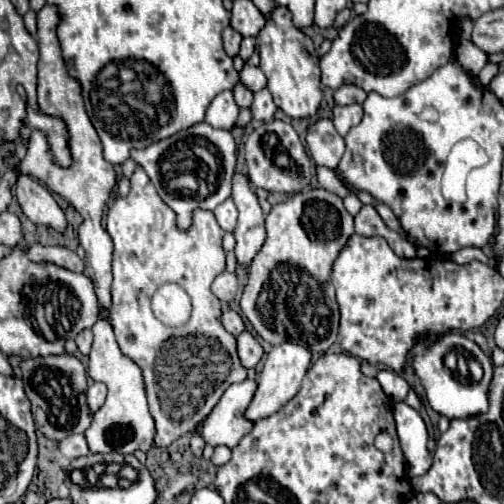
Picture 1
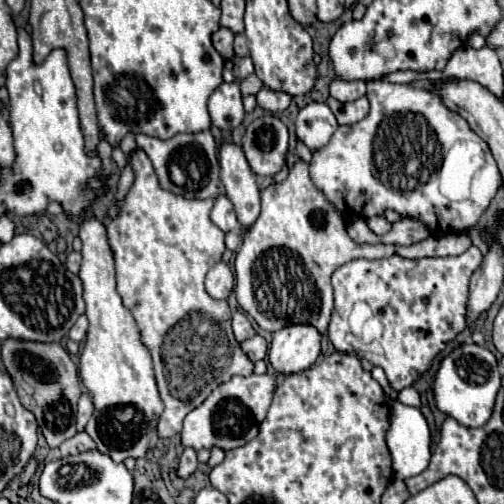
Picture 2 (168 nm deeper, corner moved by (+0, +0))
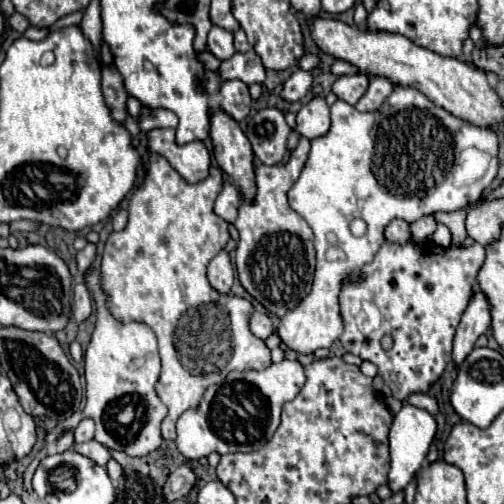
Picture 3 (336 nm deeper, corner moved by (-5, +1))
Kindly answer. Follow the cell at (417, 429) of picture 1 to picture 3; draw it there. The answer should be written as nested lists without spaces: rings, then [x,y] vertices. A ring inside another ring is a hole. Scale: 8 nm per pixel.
[[[404,404],[402,410],[394,416],[394,422],[392,422],[392,428],[390,428],[392,466],[390,466],[390,472],[388,472],[388,488],[392,490],[392,494],[404,490],[406,484],[414,478],[416,470],[422,468],[434,434],[436,434],[436,420],[432,418],[432,414],[428,414],[422,408],[416,408],[412,404]]]

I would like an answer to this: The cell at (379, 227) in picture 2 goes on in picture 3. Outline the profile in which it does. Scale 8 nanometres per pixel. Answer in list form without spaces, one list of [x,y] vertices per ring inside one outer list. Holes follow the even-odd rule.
[[[392,220],[386,228],[386,240],[396,242],[396,244],[410,244],[412,242],[410,224],[404,220]]]

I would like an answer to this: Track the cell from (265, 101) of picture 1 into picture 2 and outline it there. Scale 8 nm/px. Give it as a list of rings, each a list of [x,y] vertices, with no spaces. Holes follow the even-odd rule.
[[[261,89],[257,95],[257,105],[269,113],[277,113],[289,107],[291,97],[287,93],[277,93],[277,91],[269,91],[269,89]]]

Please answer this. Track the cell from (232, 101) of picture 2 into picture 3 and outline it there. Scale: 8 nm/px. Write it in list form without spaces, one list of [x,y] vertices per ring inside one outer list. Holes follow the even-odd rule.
[[[228,80],[222,84],[220,88],[220,108],[230,114],[236,122],[240,122],[242,118],[248,116],[250,112],[250,94],[248,94],[248,86],[240,80]]]

